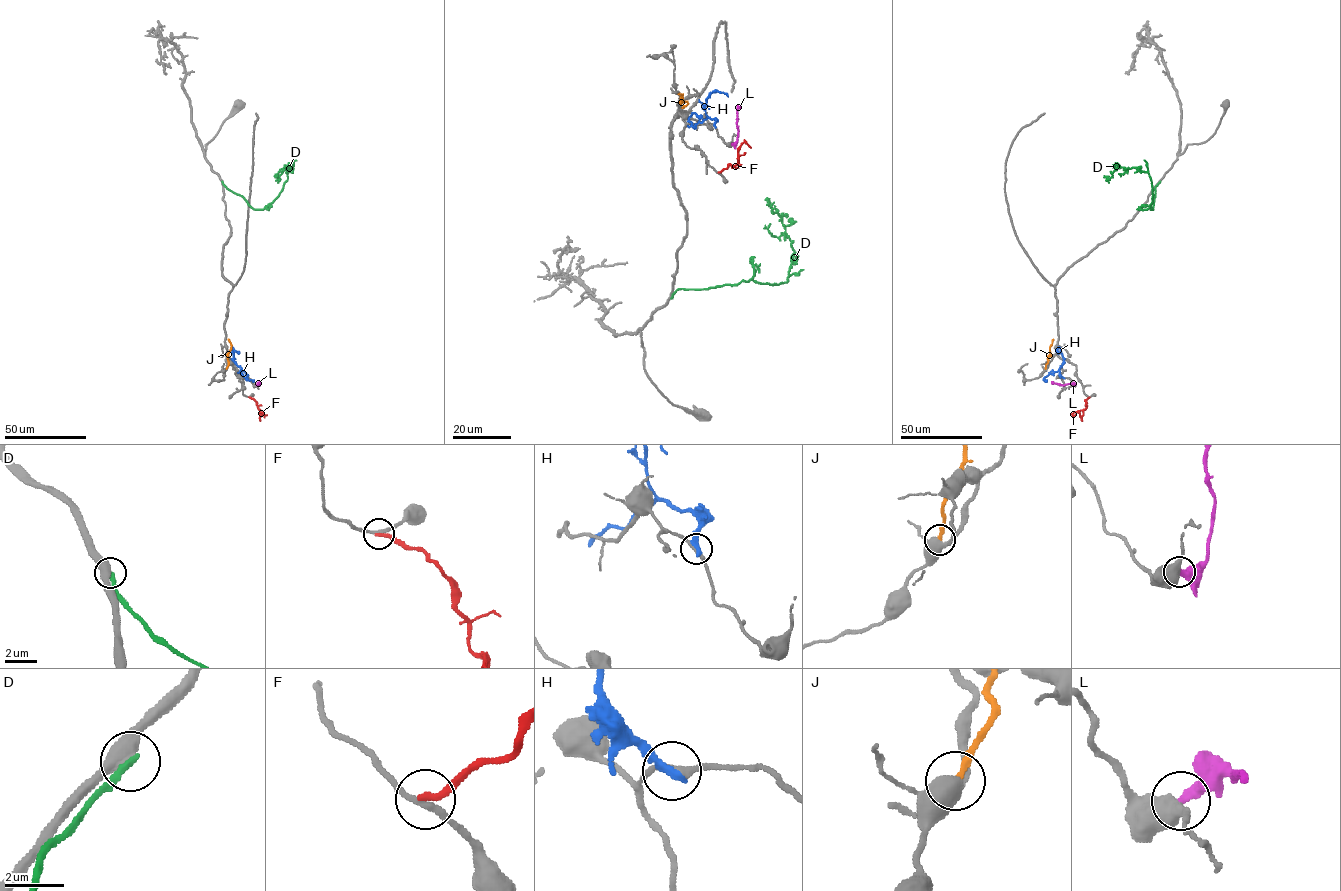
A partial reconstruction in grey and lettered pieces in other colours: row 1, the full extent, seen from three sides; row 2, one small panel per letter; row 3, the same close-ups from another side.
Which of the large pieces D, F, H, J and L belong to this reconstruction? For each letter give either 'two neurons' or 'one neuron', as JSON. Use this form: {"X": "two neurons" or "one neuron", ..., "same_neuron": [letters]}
{"D": "two neurons", "F": "one neuron", "H": "two neurons", "J": "two neurons", "L": "two neurons", "same_neuron": ["F"]}

